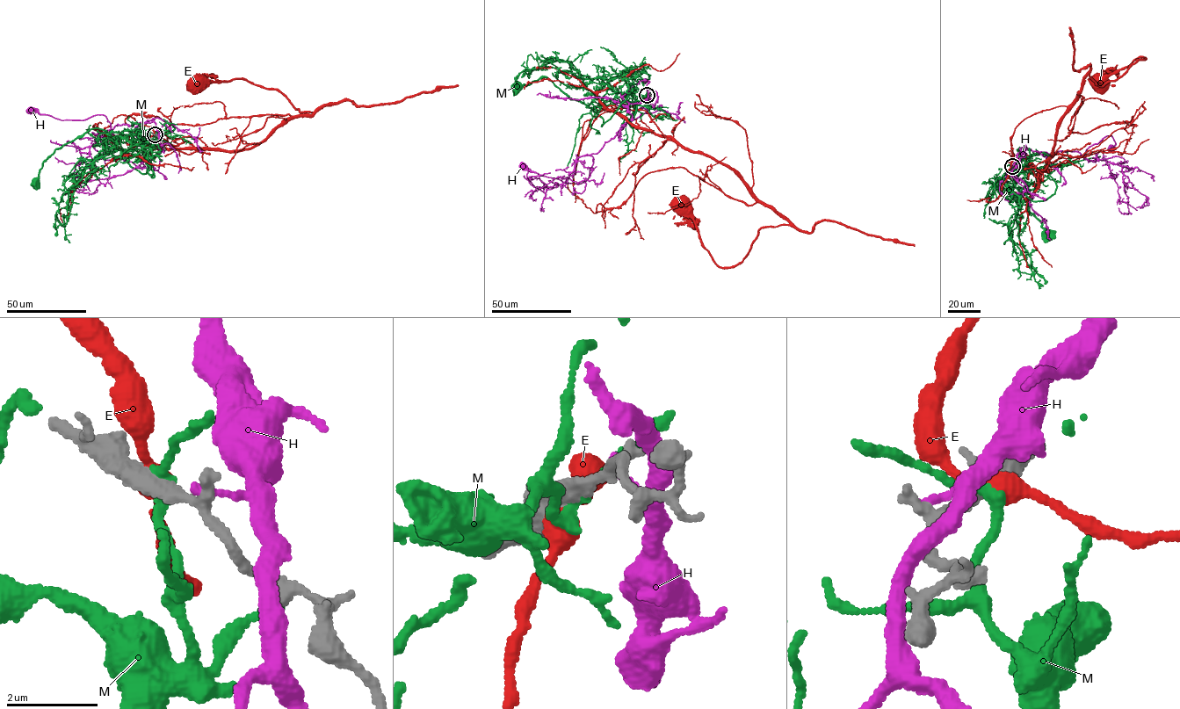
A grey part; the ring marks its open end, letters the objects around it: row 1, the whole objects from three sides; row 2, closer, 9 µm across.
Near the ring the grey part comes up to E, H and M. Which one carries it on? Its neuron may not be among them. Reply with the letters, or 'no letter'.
M

